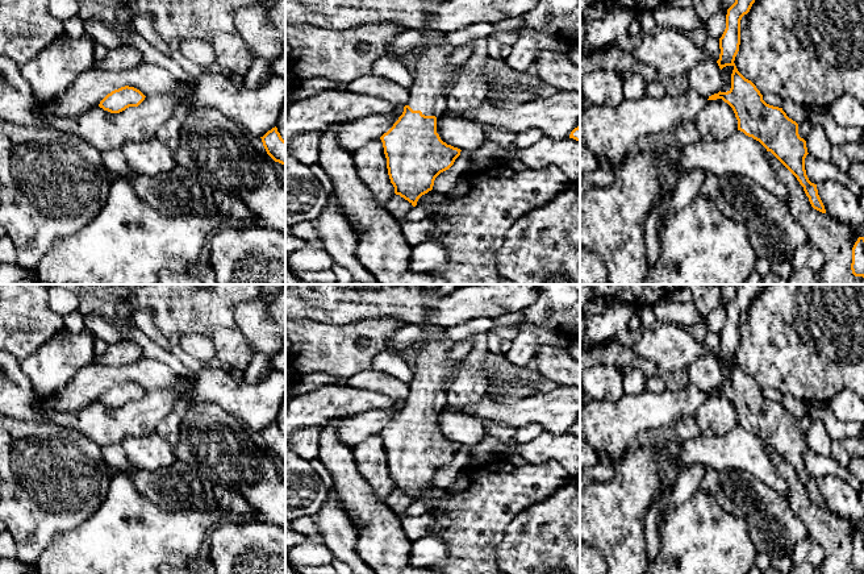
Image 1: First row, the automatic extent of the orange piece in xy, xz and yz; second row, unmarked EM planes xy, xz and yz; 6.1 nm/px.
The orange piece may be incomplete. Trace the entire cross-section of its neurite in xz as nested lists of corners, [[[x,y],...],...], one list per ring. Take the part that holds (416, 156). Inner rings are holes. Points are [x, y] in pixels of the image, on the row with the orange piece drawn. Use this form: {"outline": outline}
{"outline": [[[434,29],[421,32],[427,38],[427,43],[417,53],[410,97],[398,120],[380,137],[395,194],[408,200],[413,207],[417,205],[422,195],[433,190],[435,178],[448,170],[462,151],[443,142],[437,133],[437,118],[447,111],[447,88],[456,70],[448,62],[454,46],[443,41],[444,33]]]}

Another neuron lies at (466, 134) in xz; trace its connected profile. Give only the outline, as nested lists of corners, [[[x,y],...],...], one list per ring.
[[[459,116],[437,117],[437,133],[443,142],[460,150],[476,150],[485,142],[483,125]]]

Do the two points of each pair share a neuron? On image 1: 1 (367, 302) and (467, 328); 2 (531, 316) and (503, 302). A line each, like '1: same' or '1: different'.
1: different
2: different

